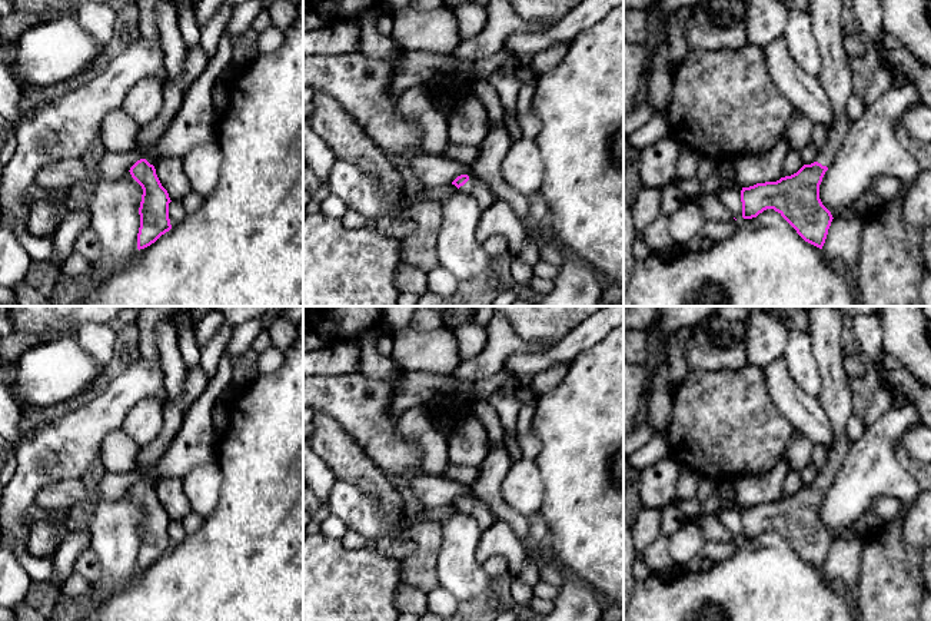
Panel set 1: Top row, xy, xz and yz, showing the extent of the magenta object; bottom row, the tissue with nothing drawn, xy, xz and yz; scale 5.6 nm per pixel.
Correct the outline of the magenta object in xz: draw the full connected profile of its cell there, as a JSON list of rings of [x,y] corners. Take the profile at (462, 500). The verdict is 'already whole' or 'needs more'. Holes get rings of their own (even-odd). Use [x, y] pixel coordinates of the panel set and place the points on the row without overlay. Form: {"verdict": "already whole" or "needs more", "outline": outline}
{"verdict": "needs more", "outline": [[[460,495],[452,505],[455,505],[458,511],[473,517],[481,531],[486,531],[496,522],[496,517],[491,512],[488,505],[482,504],[475,497]]]}

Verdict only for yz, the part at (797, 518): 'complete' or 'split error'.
split error

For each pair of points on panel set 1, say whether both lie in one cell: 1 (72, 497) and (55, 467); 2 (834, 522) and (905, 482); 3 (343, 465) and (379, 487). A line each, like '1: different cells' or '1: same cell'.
1: different cells
2: same cell
3: same cell

